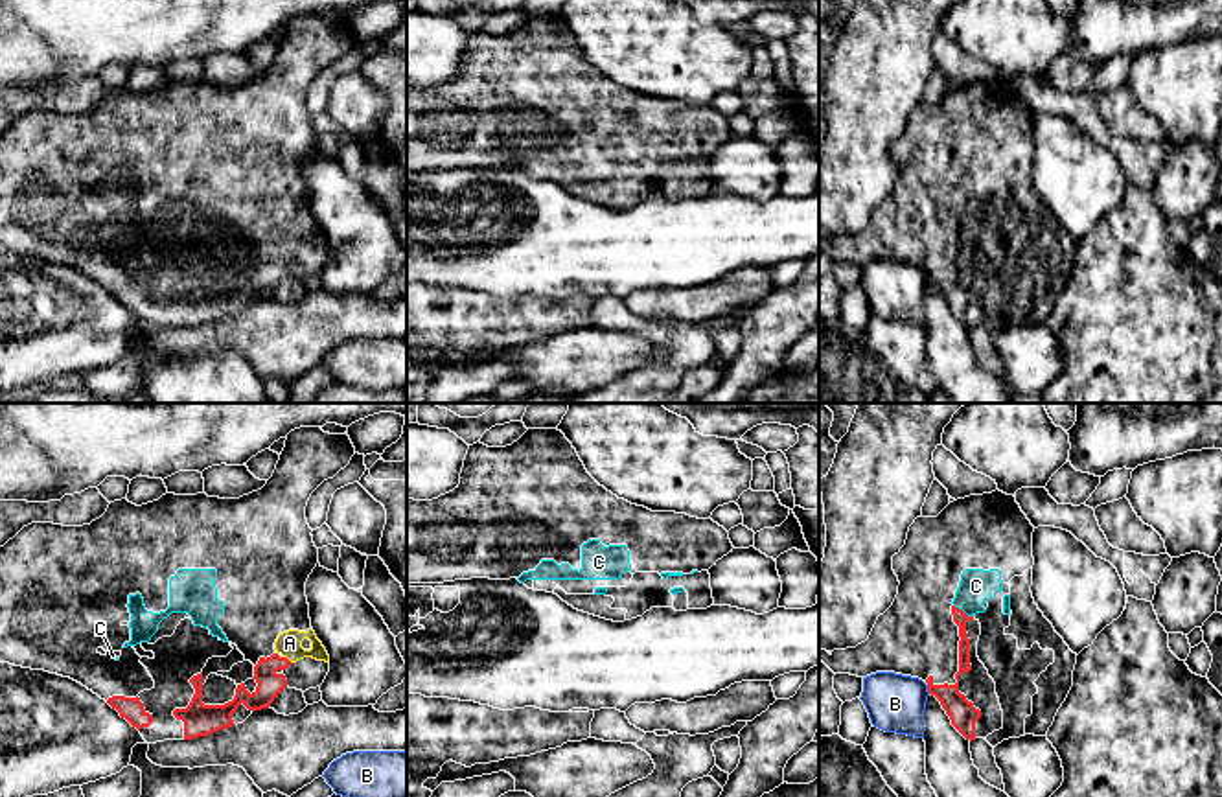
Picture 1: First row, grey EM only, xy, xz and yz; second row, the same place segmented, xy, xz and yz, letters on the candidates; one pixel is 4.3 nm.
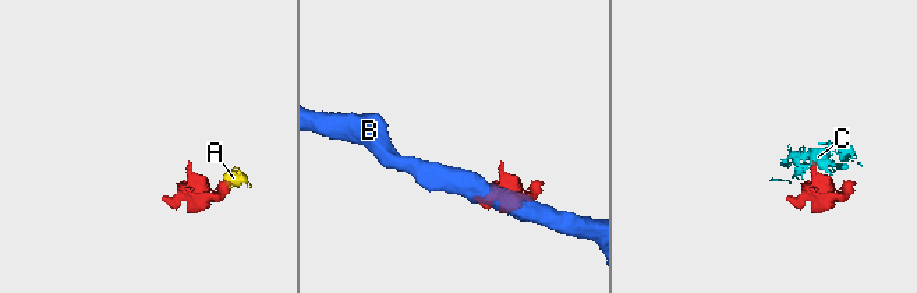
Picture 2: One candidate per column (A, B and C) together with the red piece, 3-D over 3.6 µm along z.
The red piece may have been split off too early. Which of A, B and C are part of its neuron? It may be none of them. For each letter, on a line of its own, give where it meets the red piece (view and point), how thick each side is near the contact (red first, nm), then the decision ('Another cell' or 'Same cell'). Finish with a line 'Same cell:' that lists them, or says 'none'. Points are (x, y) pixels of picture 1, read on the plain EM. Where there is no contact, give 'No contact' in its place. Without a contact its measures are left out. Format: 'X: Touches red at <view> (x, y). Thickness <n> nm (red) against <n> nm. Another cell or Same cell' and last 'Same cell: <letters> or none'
A: Touches red at xy (288, 247). Thickness 110 nm (red) against 110 nm. Same cell
B: Touches red at yz (928, 277). Thickness 120 nm (red) against 260 nm. Another cell
C: Touches red at yz (961, 197). Thickness 60 nm (red) against 150 nm. Same cell
Same cell: A, C

